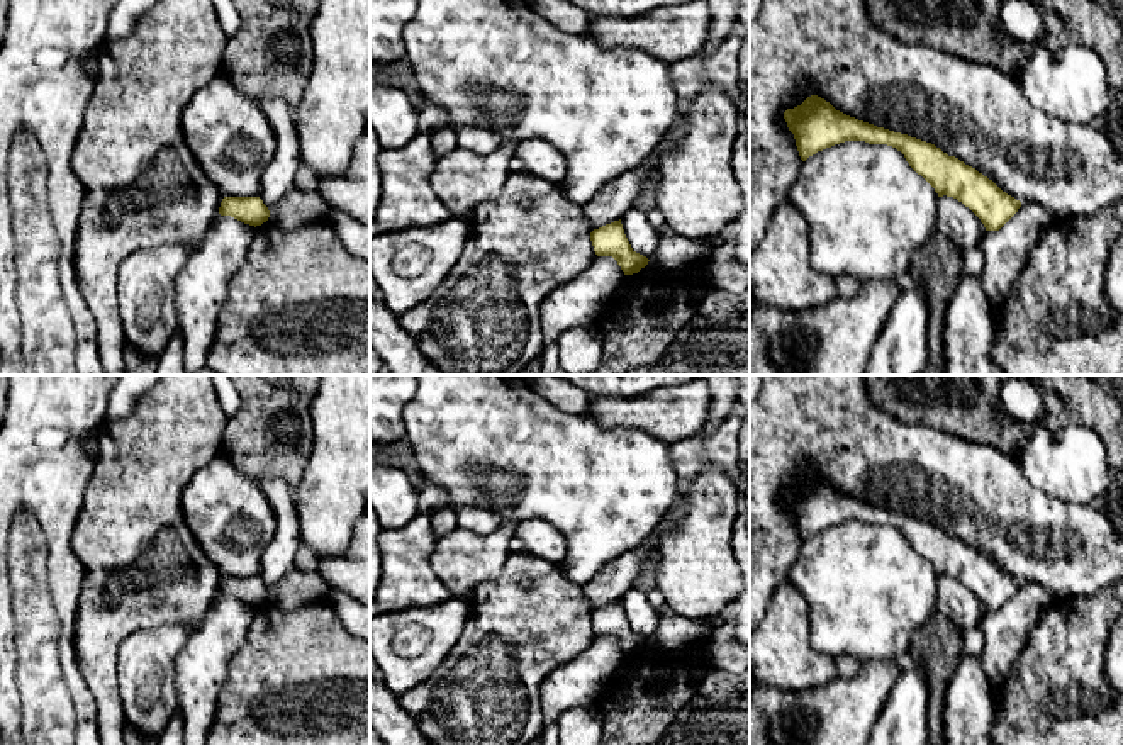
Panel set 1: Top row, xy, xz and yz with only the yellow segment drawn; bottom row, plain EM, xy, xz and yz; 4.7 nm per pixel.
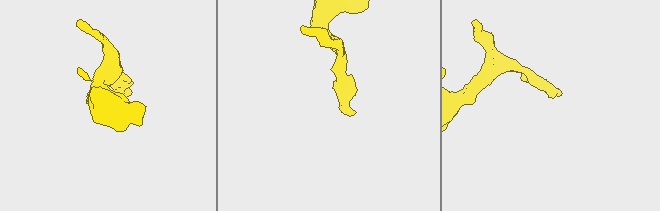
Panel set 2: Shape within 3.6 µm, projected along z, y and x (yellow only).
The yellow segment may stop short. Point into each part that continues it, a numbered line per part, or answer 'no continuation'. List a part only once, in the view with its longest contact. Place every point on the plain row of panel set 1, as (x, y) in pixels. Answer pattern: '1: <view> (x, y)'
no continuation

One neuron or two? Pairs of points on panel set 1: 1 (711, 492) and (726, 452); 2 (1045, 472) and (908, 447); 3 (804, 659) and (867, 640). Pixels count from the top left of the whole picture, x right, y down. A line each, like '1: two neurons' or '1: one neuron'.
1: two neurons
2: two neurons
3: two neurons

